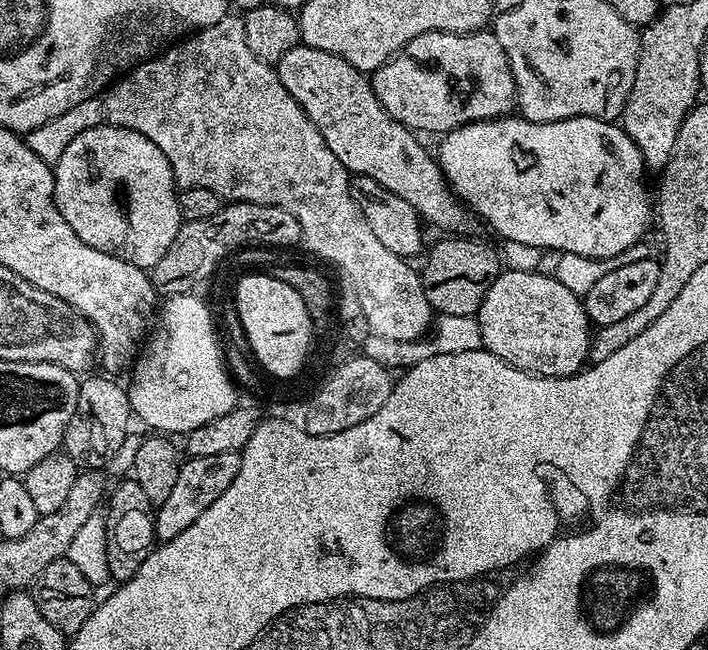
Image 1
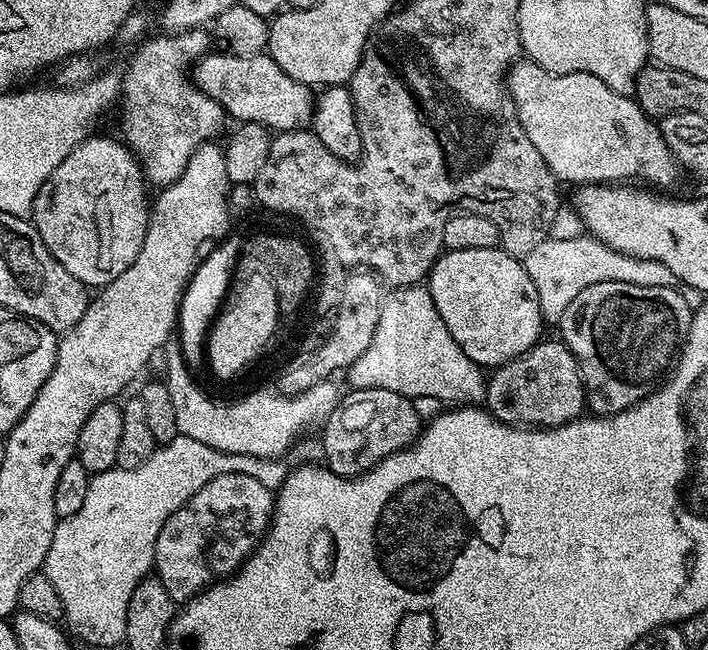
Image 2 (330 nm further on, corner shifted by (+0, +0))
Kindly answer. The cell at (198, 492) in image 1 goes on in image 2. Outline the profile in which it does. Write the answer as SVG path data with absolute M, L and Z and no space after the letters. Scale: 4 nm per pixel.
M218 474L218 478L210 478L210 482L206 482L206 486L202 486L202 490L198 490L198 494L194 494L194 498L186 501L177 512L170 514L162 526L156 543L155 579L166 586L173 602L193 600L217 580L231 576L255 552L268 532L273 507L273 489L258 482L258 478L250 478L250 474Z

